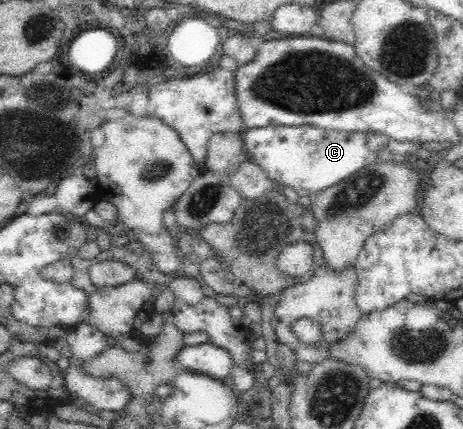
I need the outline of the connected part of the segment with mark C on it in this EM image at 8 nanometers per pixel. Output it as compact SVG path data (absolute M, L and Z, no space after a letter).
M279 125L245 129L242 132L243 147L250 161L263 169L265 175L284 186L293 188L299 196L312 196L327 188L332 188L336 183L347 179L364 165L380 161L378 152L387 149L388 139L381 133L348 133L335 129L322 129L312 125Z

